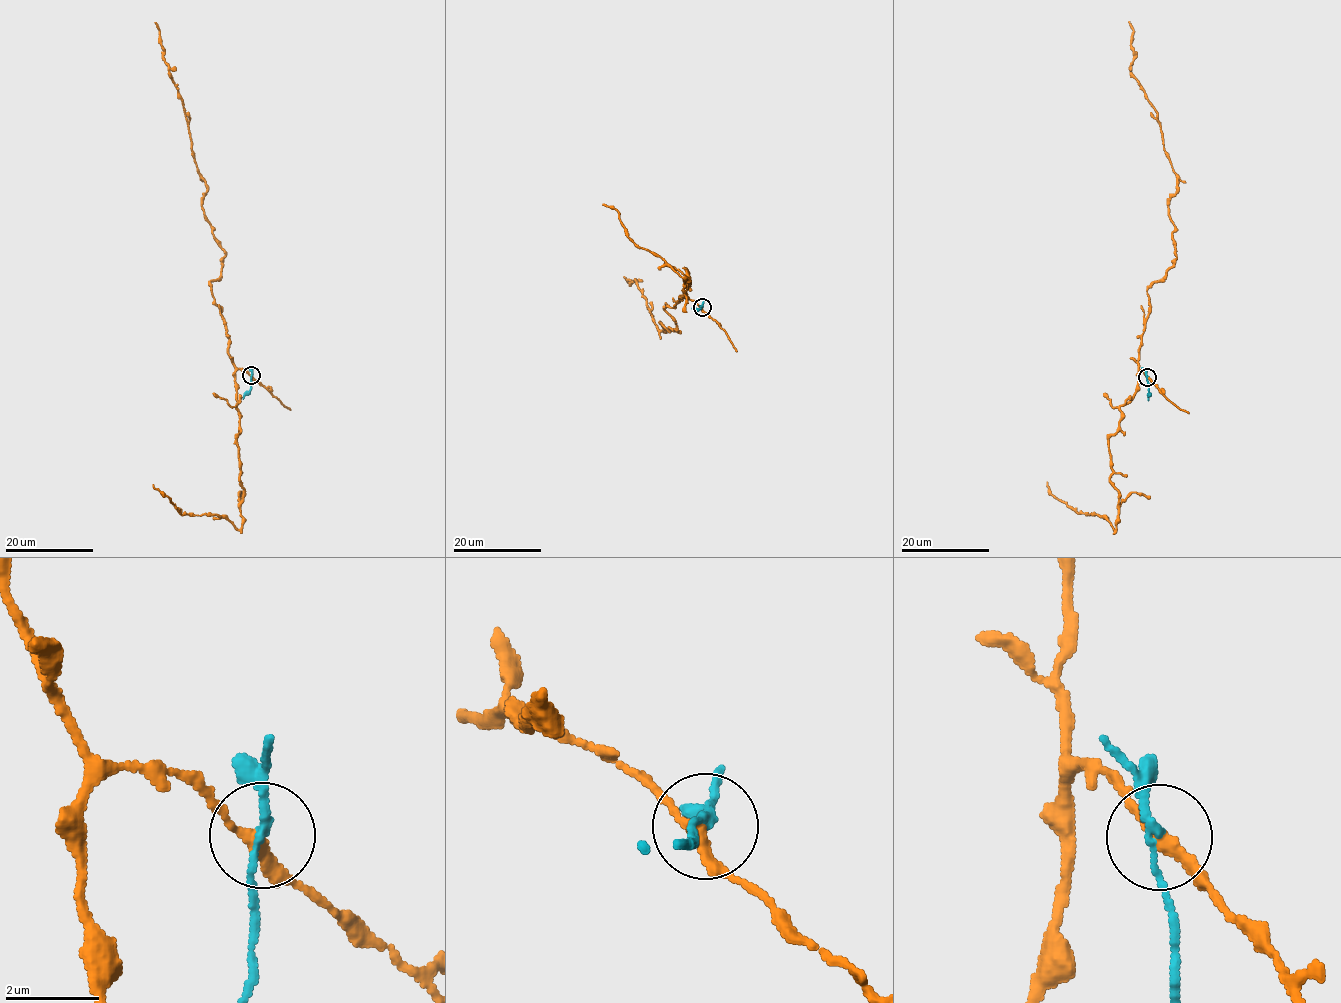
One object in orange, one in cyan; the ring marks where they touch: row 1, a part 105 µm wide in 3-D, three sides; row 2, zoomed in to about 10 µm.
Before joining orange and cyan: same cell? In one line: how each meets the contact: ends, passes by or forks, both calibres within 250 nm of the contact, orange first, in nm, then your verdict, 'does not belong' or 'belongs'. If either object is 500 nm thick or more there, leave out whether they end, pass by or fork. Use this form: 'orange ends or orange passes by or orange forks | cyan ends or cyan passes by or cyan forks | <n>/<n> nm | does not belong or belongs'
orange passes by | cyan passes by | 240/150 nm | does not belong

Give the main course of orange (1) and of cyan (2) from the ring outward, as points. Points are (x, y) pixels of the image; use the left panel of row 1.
1: (251, 375), (228, 352), (229, 336), (211, 291), (225, 255), (204, 214), (207, 184), (155, 22)
2: (251, 375), (250, 389), (243, 398)

